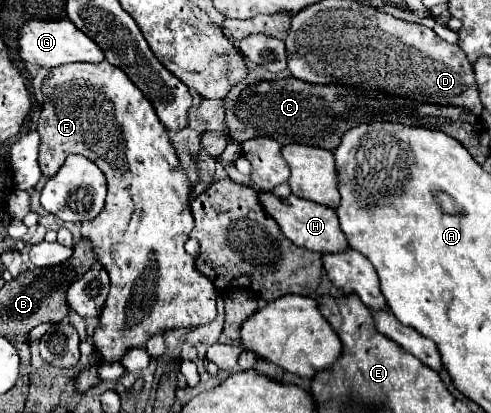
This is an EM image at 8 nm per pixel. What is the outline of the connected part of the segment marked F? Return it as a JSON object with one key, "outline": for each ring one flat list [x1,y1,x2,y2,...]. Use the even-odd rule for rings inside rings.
{"outline":[[70,63,50,69,42,81,44,105,38,119,40,135,40,171,52,177,70,153,86,155,92,159,108,179,106,207,98,217,82,223,82,235,90,239,98,263,102,263,110,275,110,293,102,315,98,317,100,331,94,331,94,351,98,361,82,369,74,377,78,393,84,393,102,379,98,379,98,367,102,363,118,363,126,351,140,347,158,331,168,331,176,327,198,327,214,321,216,317,216,297,218,291,206,279,206,275,196,271,194,257,184,251,184,243,194,227,190,213,190,181,180,167,176,151,168,139,166,127,158,121,156,111,150,101,138,91,138,87,128,79,124,71,102,63]]}

